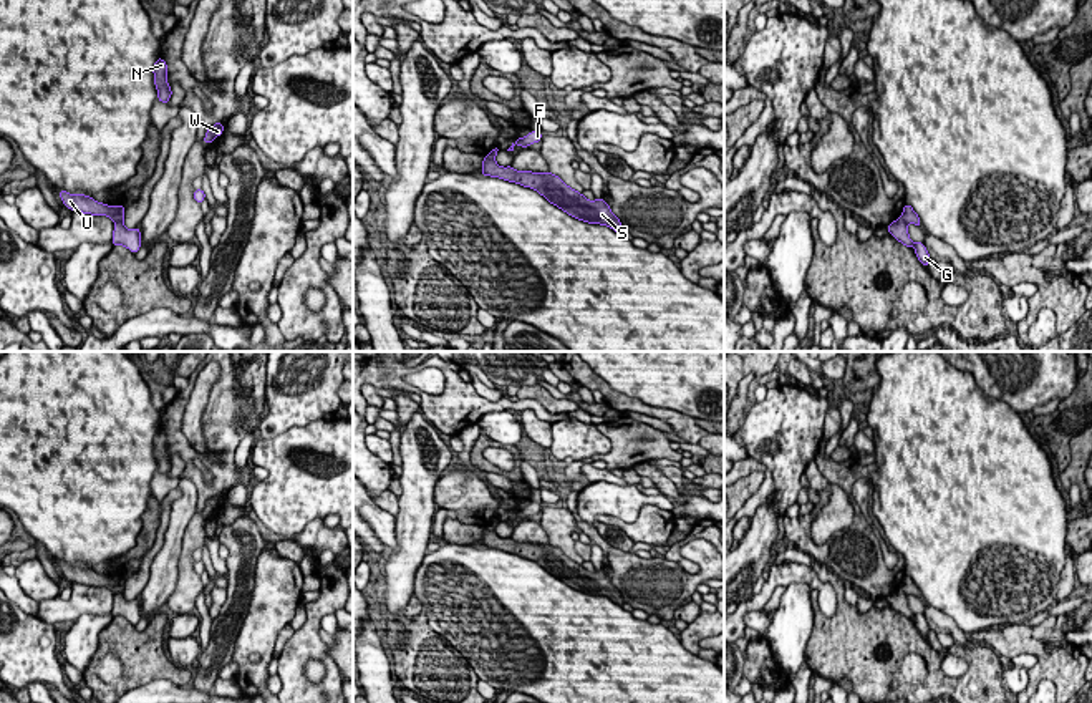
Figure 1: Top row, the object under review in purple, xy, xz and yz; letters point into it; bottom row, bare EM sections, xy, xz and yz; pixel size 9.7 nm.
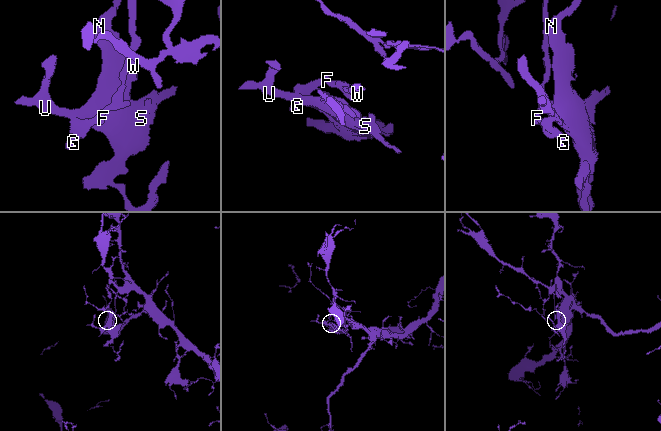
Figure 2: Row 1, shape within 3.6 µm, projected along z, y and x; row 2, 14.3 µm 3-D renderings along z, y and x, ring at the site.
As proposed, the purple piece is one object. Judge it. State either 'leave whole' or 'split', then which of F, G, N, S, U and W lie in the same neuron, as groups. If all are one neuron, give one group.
split; groups F G W / N S U

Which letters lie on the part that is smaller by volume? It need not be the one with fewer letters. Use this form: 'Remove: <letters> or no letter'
Remove: N, S, U

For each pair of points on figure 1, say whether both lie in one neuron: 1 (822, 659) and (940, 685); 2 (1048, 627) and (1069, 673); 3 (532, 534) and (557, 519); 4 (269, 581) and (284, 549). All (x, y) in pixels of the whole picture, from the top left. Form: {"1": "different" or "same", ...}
{"1": "same", "2": "same", "3": "different", "4": "different"}

